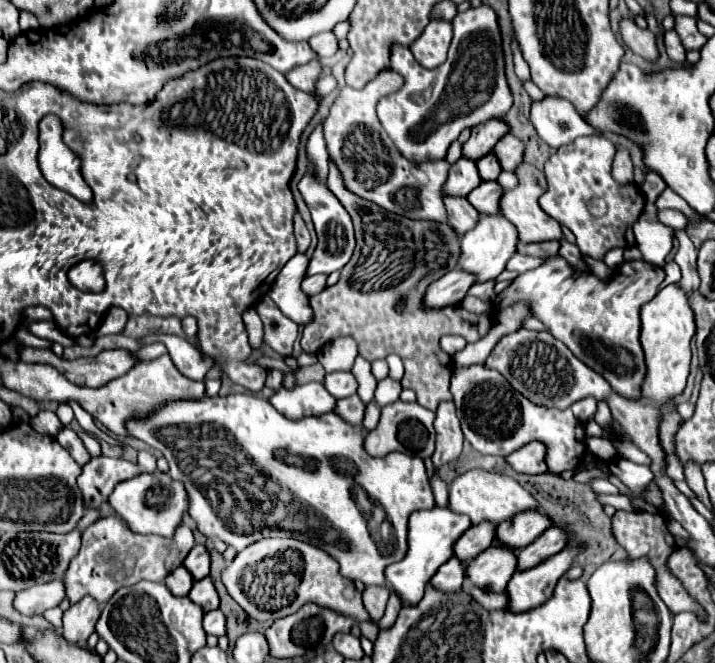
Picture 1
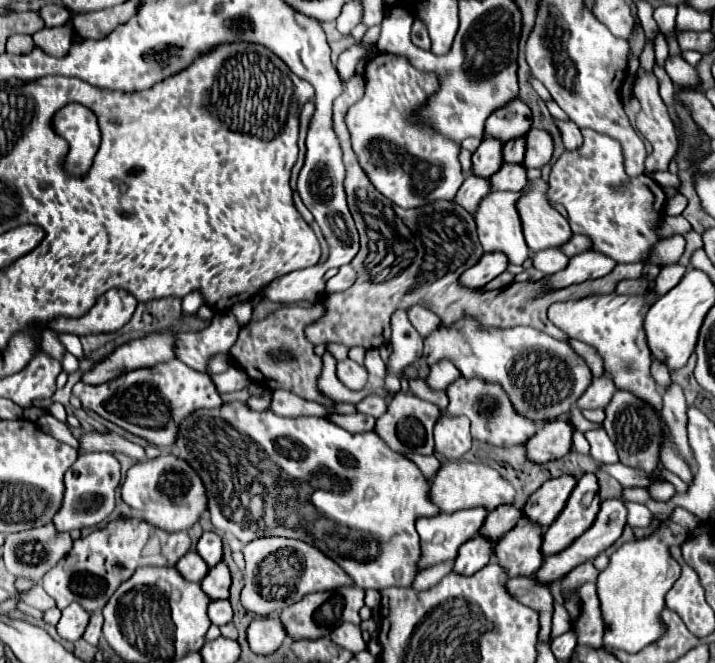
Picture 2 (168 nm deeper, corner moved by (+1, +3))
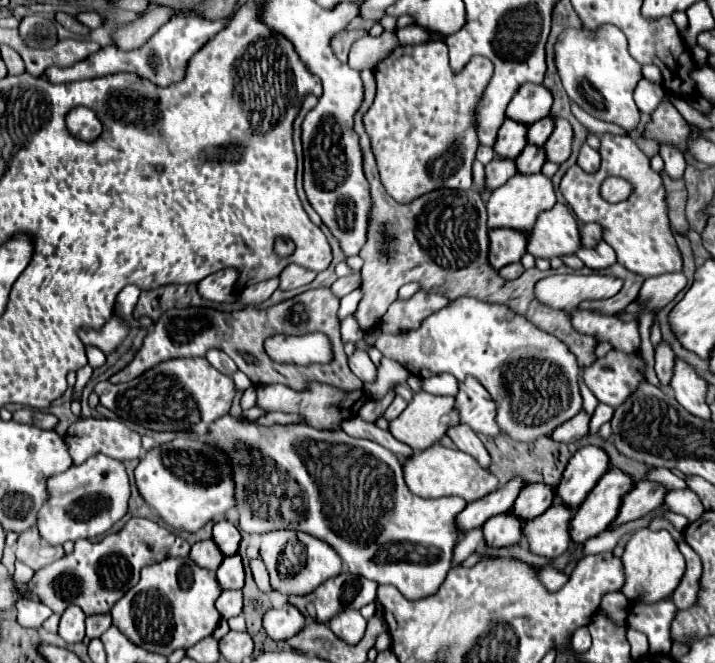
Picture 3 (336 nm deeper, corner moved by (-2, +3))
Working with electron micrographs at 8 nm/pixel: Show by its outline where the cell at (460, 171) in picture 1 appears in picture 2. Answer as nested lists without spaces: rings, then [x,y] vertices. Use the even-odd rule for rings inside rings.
[[[484,137],[480,147],[472,153],[472,175],[492,177],[502,165],[502,141]]]

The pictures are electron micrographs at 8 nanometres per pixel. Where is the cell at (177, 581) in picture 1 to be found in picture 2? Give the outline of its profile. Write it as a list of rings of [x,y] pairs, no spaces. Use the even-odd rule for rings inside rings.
[[[188,551],[178,563],[178,573],[186,579],[186,581],[194,581],[200,583],[204,579],[204,575],[208,573],[208,565],[200,559],[200,555],[196,551]]]

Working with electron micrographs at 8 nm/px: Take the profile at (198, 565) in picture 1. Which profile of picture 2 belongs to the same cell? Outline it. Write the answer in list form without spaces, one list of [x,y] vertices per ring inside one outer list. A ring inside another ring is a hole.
[[[204,533],[196,543],[196,551],[206,561],[208,567],[214,567],[222,559],[222,541],[216,533]]]

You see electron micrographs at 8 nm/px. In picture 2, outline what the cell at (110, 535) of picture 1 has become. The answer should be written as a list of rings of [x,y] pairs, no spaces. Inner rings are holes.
[[[116,519],[106,523],[102,529],[76,539],[72,551],[64,557],[64,561],[60,561],[44,575],[42,587],[56,601],[58,609],[64,609],[76,601],[86,611],[98,611],[106,605],[118,585],[130,579],[138,567],[174,567],[176,561],[190,549],[192,539],[188,531],[166,533],[150,527],[142,519]]]

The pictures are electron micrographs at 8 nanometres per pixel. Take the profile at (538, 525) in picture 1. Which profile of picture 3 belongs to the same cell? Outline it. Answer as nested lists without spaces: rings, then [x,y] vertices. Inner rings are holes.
[[[595,445],[581,447],[569,461],[563,473],[563,481],[557,485],[557,495],[565,505],[573,509],[579,507],[597,481],[605,475],[605,471],[609,471],[609,467],[611,459],[605,449]]]

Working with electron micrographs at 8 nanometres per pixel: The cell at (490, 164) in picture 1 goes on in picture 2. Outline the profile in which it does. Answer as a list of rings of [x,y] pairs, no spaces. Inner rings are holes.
[[[524,137],[506,141],[502,147],[502,159],[504,159],[504,163],[522,163],[522,159],[524,159]]]

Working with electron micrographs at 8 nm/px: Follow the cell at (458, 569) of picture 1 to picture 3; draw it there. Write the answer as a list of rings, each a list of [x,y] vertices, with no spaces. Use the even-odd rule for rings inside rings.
[[[513,513],[495,515],[493,519],[489,519],[489,521],[483,525],[485,543],[487,543],[489,547],[495,547],[495,549],[515,545],[515,543],[523,537],[523,525],[525,525],[525,521],[519,519],[519,517],[513,515]]]

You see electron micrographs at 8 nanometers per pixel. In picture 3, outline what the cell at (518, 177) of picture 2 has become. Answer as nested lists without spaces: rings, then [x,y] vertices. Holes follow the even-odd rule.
[[[531,143],[521,151],[517,157],[517,171],[519,173],[539,173],[543,163],[545,163],[545,149],[543,147],[533,147]]]

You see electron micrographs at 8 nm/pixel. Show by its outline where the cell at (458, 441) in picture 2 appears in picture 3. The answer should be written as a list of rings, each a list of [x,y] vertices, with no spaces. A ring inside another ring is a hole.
[[[457,425],[457,427],[453,427],[451,431],[449,431],[449,437],[453,439],[453,443],[461,449],[461,451],[465,451],[465,453],[469,453],[481,467],[485,467],[485,469],[489,469],[489,465],[491,465],[491,455],[489,455],[489,451],[485,449],[485,445],[481,443],[481,439],[477,437],[477,433],[473,433],[467,425]]]

